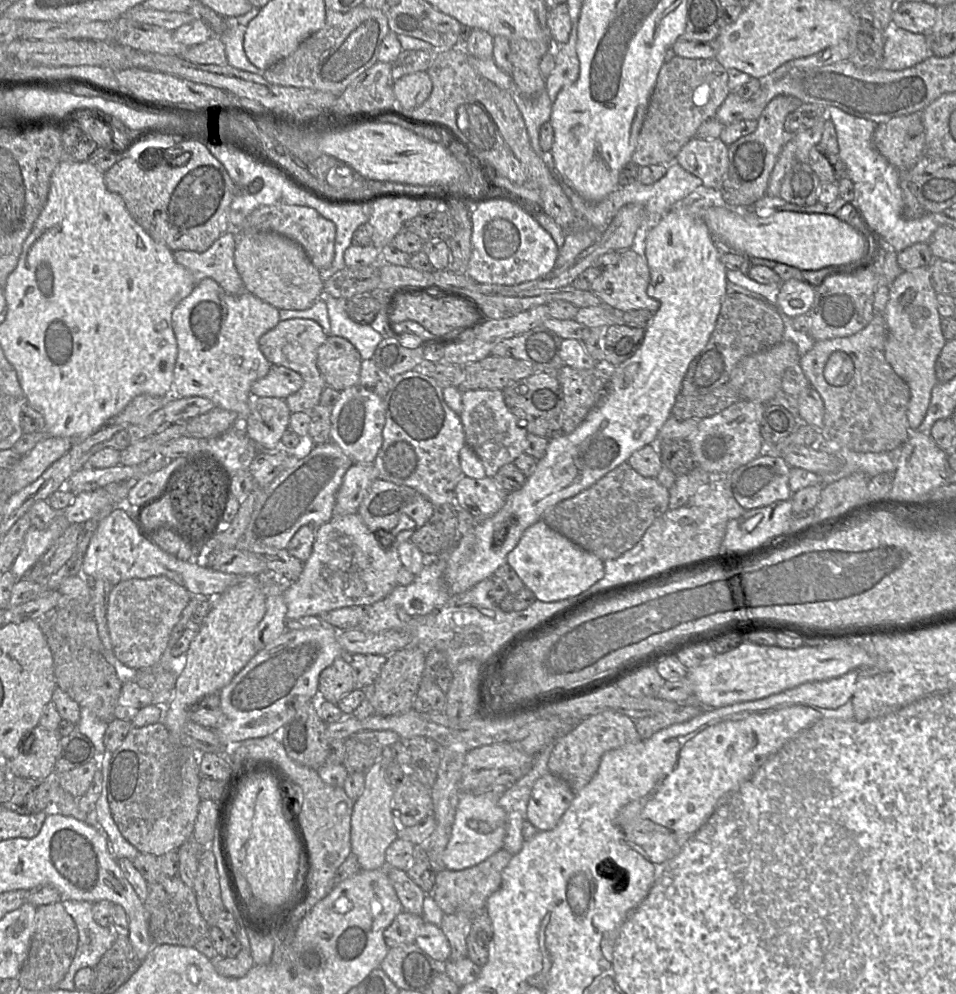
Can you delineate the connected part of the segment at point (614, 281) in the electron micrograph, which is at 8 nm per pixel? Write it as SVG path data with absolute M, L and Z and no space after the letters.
M627 249L620 252L619 260L615 265L602 269L600 275L593 281L590 291L593 292L606 307L617 313L630 310L645 309L652 313L658 311L660 302L647 294L650 282L650 272L645 256Z

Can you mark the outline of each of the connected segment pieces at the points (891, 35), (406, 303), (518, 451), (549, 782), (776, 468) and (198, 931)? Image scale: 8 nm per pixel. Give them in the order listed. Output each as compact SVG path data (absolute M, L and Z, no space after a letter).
M891 28L885 34L881 69L899 71L932 56L926 34Z
M420 294L400 296L391 320L395 323L416 321L433 335L448 338L461 329L478 323L481 315L458 299L434 299Z
M503 390L463 391L459 417L465 432L466 445L481 460L487 477L493 478L502 466L513 463L524 453L528 431L507 408Z
M551 772L547 773L534 783L527 806L527 820L538 831L554 829L574 796L566 781Z
M762 454L729 474L733 496L745 510L789 500L790 469L782 457Z
M161 873L155 882L148 884L147 898L143 904L147 911L149 933L154 945L194 947L198 940L208 936L209 926L198 910L194 890L179 877L169 877Z

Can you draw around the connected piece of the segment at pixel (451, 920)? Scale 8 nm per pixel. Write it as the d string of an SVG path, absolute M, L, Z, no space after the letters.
M465 912L443 915L440 929L448 939L451 947L449 961L456 961L467 957L466 938L473 916Z

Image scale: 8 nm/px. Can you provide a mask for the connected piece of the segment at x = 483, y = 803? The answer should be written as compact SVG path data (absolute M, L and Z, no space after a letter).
M490 791L480 795L461 793L451 835L442 854L445 869L460 871L475 866L501 850L506 835L506 812L498 804L500 794Z

